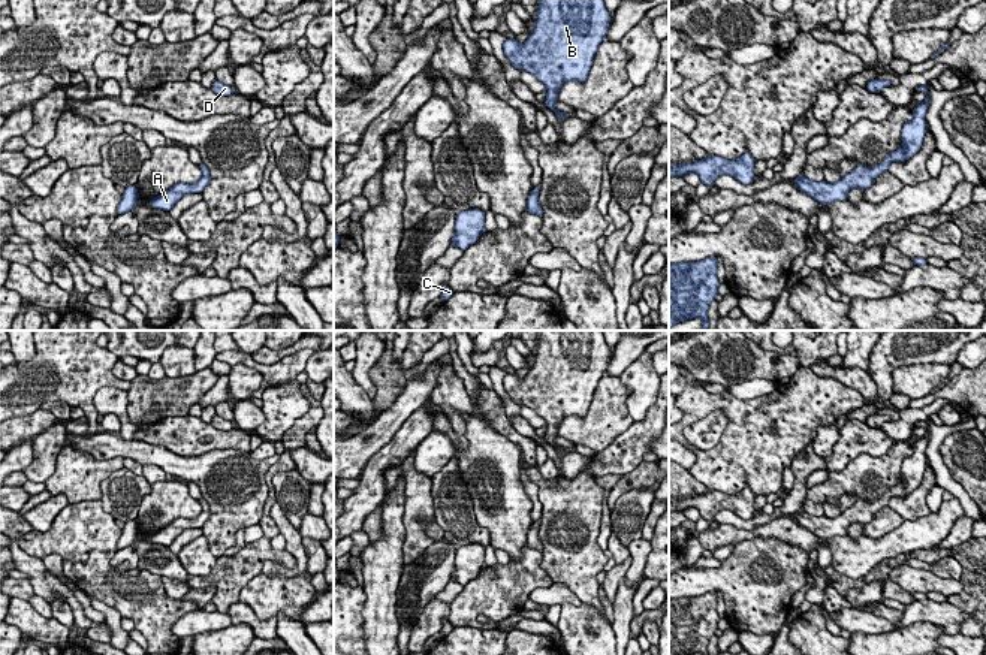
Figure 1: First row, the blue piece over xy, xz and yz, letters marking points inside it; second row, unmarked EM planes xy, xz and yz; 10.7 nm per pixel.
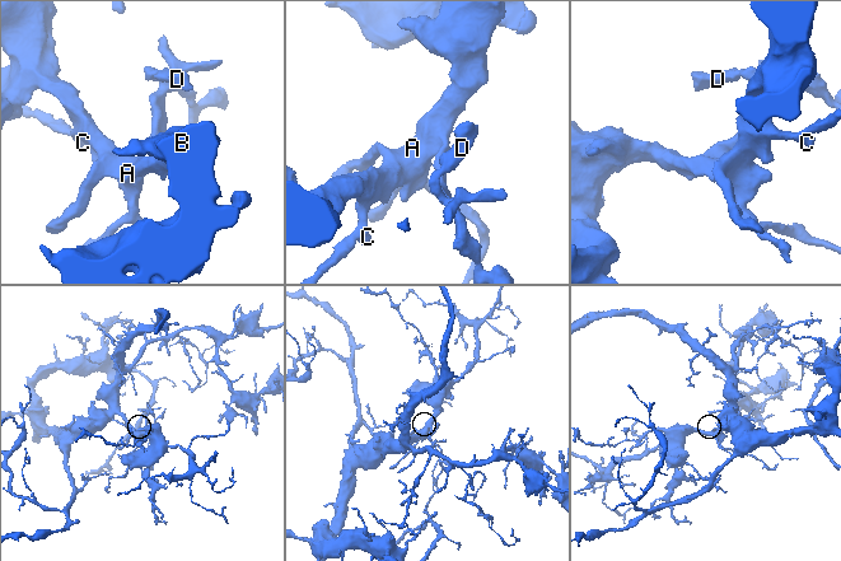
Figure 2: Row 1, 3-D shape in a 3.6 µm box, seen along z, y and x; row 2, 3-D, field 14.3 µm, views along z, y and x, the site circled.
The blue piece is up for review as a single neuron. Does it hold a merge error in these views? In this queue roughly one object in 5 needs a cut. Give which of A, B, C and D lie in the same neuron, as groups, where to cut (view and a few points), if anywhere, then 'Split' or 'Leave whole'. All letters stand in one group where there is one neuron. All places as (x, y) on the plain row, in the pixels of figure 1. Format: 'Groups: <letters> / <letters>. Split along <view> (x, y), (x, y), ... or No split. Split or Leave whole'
Groups: A B C D. No split. Leave whole

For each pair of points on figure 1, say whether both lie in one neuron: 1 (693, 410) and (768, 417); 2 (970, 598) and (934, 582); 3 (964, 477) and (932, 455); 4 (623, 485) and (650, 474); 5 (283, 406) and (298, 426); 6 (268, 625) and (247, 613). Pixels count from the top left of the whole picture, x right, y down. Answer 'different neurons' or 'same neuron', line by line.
1: same neuron
2: different neurons
3: different neurons
4: same neuron
5: different neurons
6: same neuron

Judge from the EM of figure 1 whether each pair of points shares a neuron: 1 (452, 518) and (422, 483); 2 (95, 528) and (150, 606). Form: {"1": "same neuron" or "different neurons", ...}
{"1": "different neurons", "2": "same neuron"}

